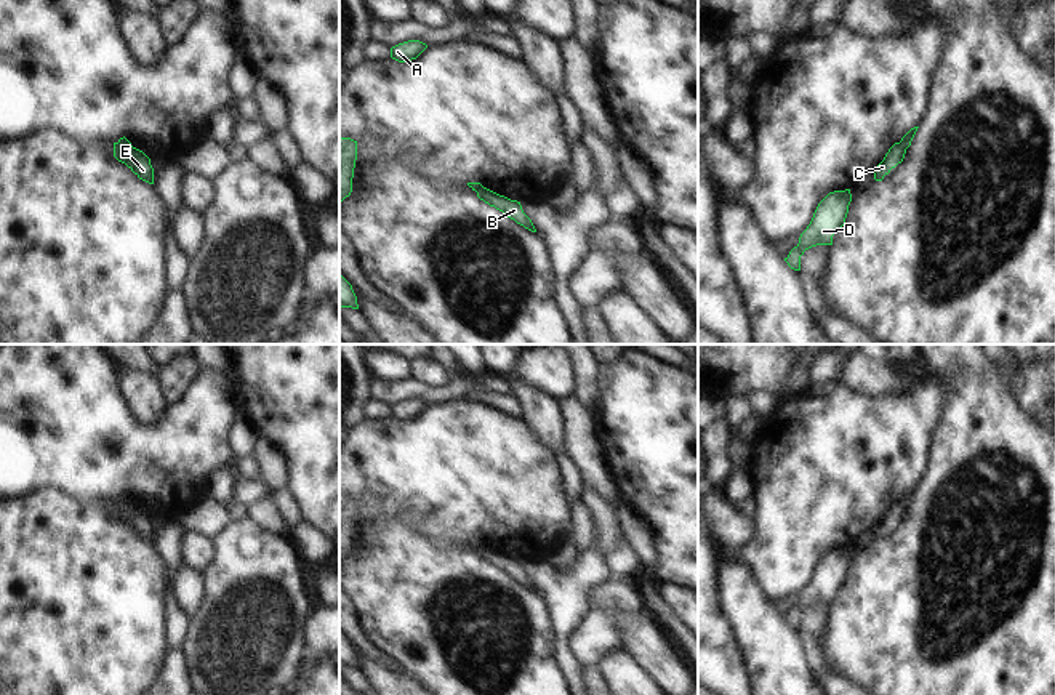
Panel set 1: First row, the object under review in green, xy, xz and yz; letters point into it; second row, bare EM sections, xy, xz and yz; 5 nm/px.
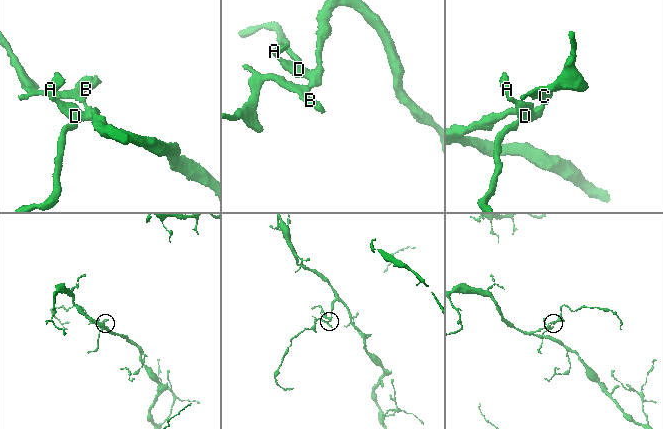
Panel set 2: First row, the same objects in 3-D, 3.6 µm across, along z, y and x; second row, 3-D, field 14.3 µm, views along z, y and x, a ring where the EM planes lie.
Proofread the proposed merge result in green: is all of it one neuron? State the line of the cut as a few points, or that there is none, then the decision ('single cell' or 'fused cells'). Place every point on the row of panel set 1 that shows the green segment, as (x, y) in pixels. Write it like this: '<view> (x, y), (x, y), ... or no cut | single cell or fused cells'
yz (900, 141), (906, 148) | fused cells

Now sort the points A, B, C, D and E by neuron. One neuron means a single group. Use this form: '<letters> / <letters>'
A C D E / B

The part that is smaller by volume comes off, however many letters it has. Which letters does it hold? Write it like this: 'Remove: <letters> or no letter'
Remove: B.

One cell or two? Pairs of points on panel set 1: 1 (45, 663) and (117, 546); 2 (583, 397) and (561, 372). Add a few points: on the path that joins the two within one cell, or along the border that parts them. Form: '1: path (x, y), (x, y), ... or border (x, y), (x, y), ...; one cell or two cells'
1: path (60, 634), (60, 620), (66, 606), (96, 575); one cell
2: border (572, 361), (575, 373), (573, 394); two cells

